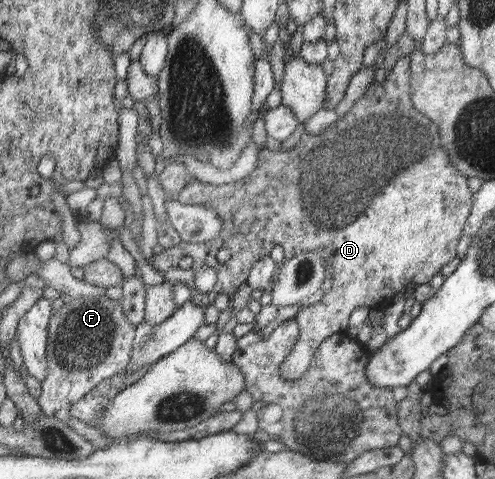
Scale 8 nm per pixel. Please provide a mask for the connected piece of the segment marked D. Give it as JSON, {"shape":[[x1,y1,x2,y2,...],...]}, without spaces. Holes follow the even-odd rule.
{"shape":[[404,54,389,71,384,83,370,84,363,97,329,131,318,136,305,133,300,142,289,150,260,149,256,169,244,178,218,185,202,181,187,183,177,200,184,205,202,205,215,209,222,220,220,233,205,243,182,241,172,248,166,248,161,254,154,254,148,260,164,277,164,283,184,283,191,288,190,301,206,307,212,305,220,294,232,296,247,281,255,261,270,255,270,250,276,245,282,245,286,257,300,252,314,252,323,257,326,266,332,269,332,288,320,302,302,306,294,317,299,322,299,342,292,349,291,356,283,362,284,379,303,377,327,337,355,331,352,327,352,313,356,313,356,309,380,309,380,305,388,309,394,296,406,285,414,287,429,283,446,263,456,257,458,239,471,212,473,191,468,174,464,174,451,161,451,155,444,149,439,125,416,109,415,101,412,101,411,81,411,57],[222,247,228,247,231,251,230,259,225,263,216,259,216,253],[182,257,192,257,190,269,184,270,178,266,178,259],[203,265,215,269,217,275,214,287,206,293,195,287,195,270]]}

